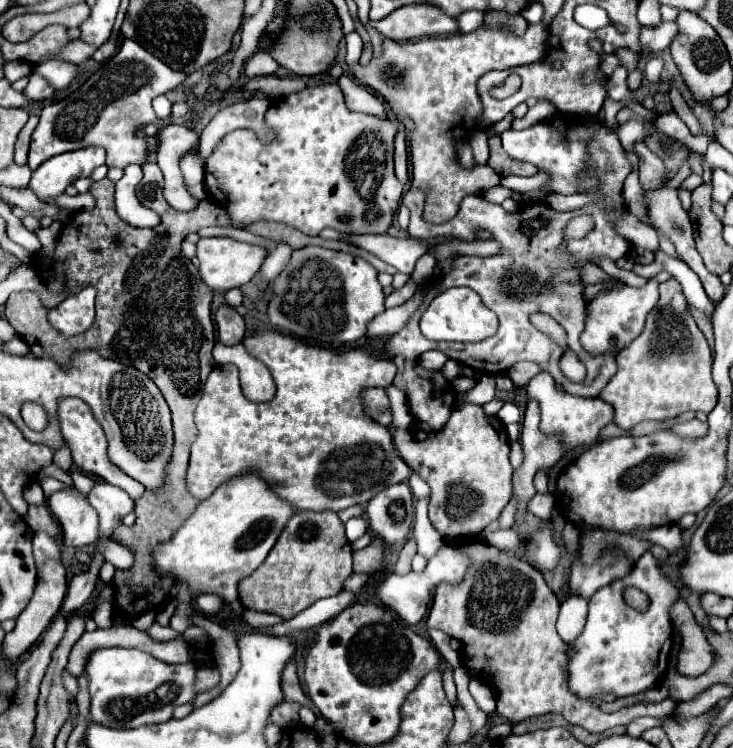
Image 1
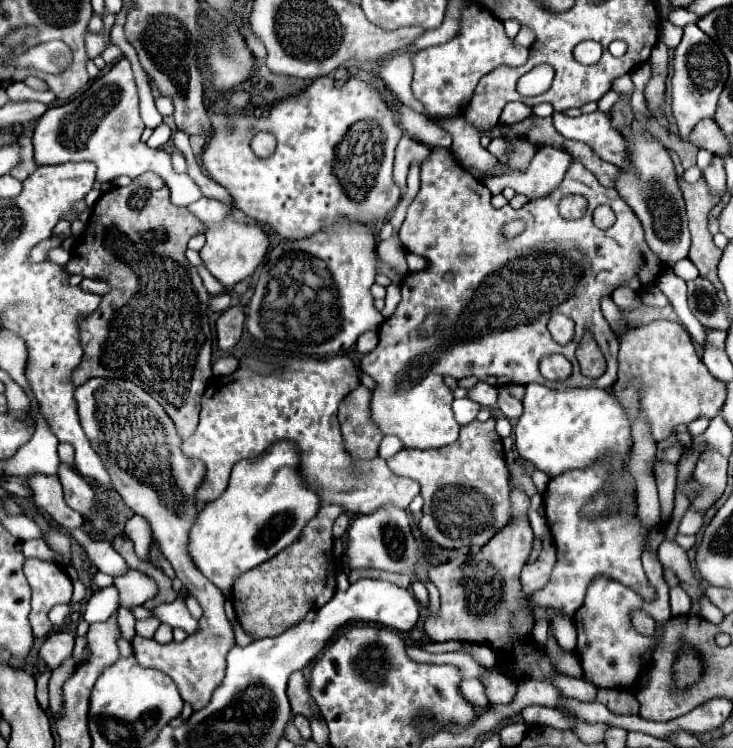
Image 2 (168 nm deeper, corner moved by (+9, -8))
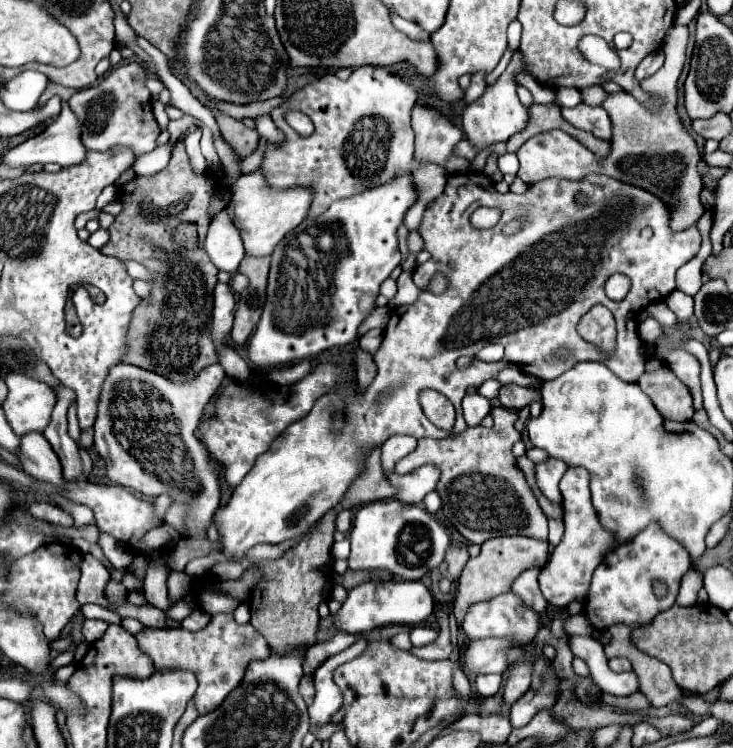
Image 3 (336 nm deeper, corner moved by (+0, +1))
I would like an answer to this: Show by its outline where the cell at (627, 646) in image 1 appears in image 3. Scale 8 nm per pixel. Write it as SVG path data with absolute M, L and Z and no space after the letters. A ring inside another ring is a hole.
M654 521L632 541L618 547L616 553L606 555L606 559L598 565L584 601L584 615L594 629L610 629L612 625L628 625L632 629L648 627L660 611L674 605L680 589L680 577L688 569L690 557L686 549ZM656 579L668 583L668 595L662 599L652 593L652 581Z

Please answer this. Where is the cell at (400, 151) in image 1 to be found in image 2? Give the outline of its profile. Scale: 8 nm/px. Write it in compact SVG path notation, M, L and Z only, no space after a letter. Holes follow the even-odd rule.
M409 136L401 138L401 142L399 142L399 146L397 146L397 154L395 154L395 172L393 172L395 182L397 182L401 188L405 188L407 174L409 174L409 166L411 166L413 162L421 166L421 164L425 162L425 158L429 158L429 152L431 152L429 146L417 142L417 140L409 138Z

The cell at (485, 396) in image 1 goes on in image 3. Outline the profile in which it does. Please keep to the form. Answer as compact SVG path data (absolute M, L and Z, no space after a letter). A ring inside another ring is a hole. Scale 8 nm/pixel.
M478 393L466 395L462 399L462 411L464 411L464 419L468 425L480 425L480 421L490 413L492 405L488 399L480 397Z

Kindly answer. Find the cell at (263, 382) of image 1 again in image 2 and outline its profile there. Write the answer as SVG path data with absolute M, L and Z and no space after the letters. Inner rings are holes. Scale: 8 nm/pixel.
M221 356L215 364L213 364L213 374L219 376L219 374L233 374L233 370L239 368L239 362L237 358L233 356Z

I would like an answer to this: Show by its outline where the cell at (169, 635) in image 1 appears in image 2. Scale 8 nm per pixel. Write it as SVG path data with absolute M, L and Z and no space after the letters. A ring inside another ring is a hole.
M147 618L147 620L141 620L141 622L137 622L137 626L135 626L135 630L137 630L137 634L139 636L143 636L143 638L153 638L153 634L155 634L155 630L159 628L159 620L157 618Z

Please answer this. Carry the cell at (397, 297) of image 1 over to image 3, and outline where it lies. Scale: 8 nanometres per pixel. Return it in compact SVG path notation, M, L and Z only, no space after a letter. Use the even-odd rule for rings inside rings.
M402 271L402 275L398 277L398 293L396 297L390 301L390 307L402 307L402 305L412 305L416 301L418 295L418 287L412 281L412 275L408 271Z

